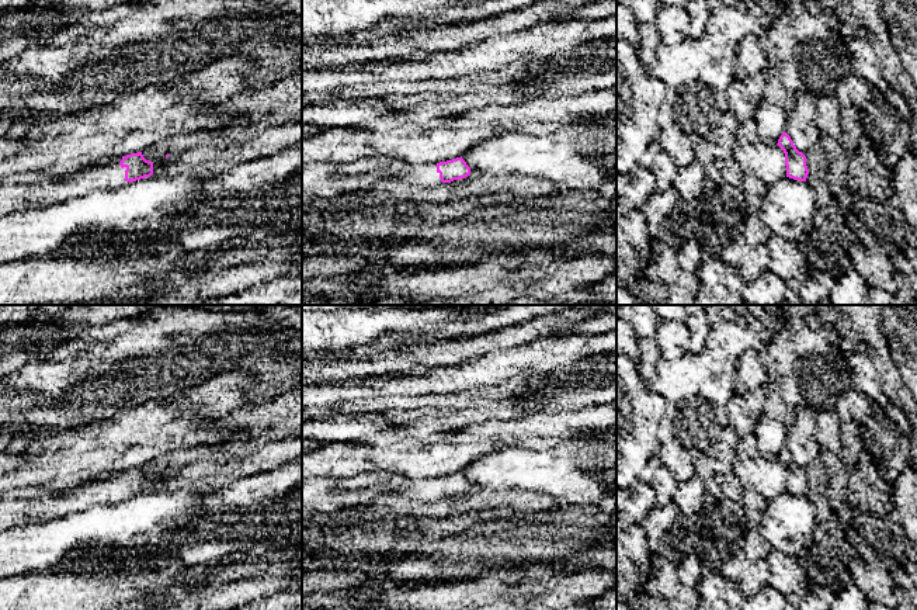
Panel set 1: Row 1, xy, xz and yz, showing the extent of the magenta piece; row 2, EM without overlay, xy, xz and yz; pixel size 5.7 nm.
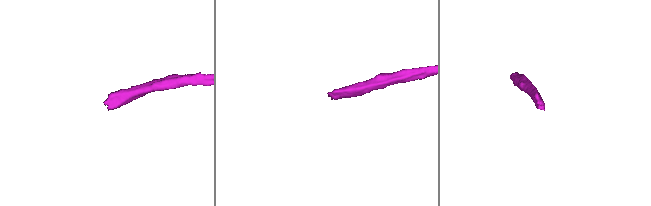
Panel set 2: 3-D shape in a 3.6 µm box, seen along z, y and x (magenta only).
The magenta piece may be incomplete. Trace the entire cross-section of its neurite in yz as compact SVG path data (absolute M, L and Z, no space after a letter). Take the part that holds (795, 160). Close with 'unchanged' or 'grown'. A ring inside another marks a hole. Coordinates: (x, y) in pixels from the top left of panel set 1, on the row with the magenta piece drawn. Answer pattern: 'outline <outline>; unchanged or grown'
outline M784 132L777 143L785 153L785 166L786 166L786 177L806 181L806 177L809 174L807 166L806 166L806 156L796 149L793 145L791 136Z; unchanged

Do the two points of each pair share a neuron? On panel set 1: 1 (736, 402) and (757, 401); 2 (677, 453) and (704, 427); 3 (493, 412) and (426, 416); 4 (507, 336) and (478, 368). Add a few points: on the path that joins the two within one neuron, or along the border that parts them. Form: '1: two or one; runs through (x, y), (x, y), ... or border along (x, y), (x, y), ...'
1: one; runs through (742, 402), (751, 402)
2: one; runs through (680, 444), (695, 429)
3: one; runs through (476, 413), (465, 418), (443, 418)
4: two; border along (527, 343), (493, 350), (468, 359), (464, 363)

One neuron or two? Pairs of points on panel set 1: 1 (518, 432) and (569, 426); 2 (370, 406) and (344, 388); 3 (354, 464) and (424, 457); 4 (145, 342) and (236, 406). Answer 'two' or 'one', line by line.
1: one
2: two
3: one
4: two

